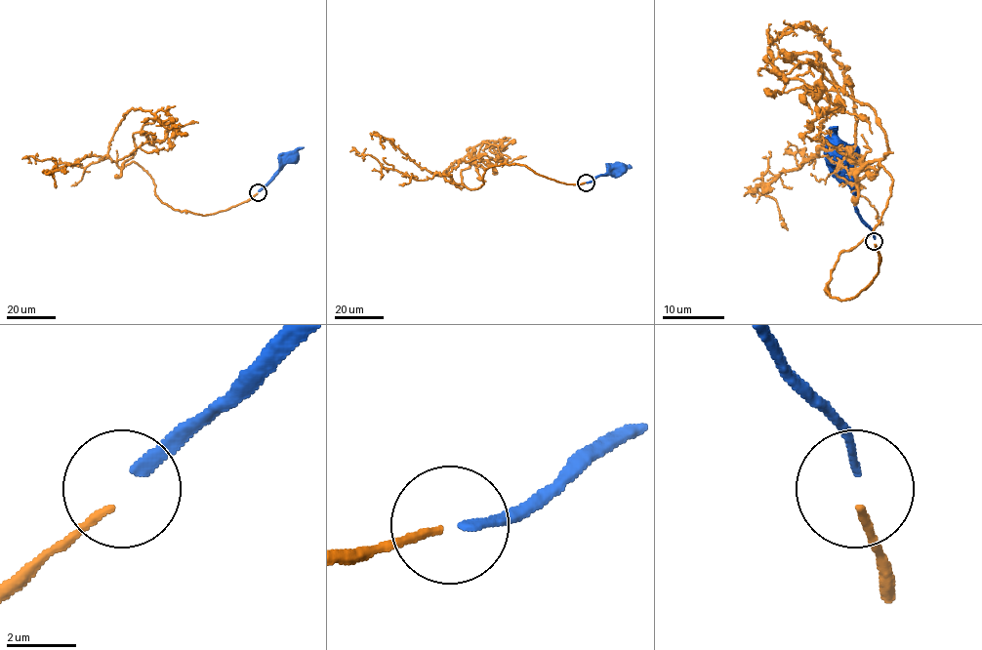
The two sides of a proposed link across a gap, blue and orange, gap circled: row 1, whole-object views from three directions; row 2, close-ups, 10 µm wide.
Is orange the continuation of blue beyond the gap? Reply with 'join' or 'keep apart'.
keep apart

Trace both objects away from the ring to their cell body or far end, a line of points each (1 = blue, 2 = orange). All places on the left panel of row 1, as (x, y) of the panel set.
1: (259, 191), (291, 157)
2: (257, 193), (214, 214), (179, 211), (157, 196), (142, 167), (111, 160), (109, 142), (123, 114), (169, 108)

